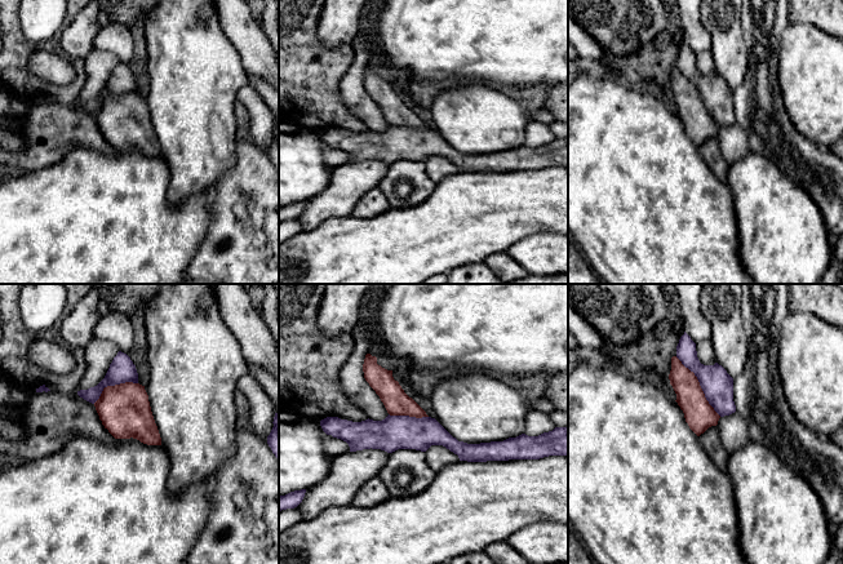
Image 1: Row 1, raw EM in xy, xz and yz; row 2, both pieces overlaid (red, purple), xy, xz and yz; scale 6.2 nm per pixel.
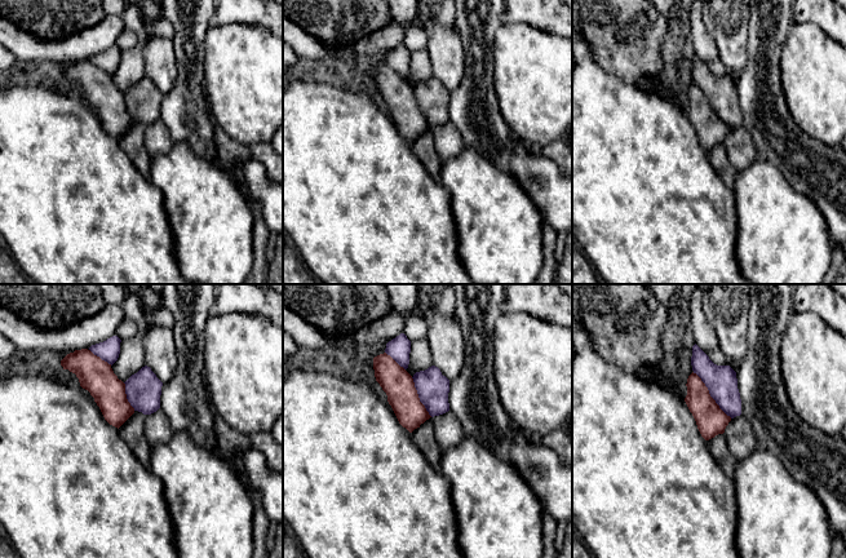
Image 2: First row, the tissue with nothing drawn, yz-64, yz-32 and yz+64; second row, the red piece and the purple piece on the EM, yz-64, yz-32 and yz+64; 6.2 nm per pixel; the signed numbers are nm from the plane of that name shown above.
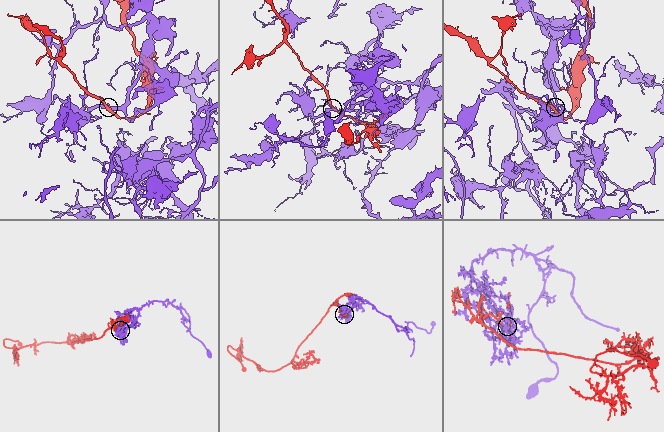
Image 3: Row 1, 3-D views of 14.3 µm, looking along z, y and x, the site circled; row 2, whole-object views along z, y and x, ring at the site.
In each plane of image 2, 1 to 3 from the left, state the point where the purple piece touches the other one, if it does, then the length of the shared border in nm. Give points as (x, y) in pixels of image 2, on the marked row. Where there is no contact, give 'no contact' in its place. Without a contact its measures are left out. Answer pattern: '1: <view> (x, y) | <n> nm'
1: yz-64 (125, 397) | 190 nm
2: yz-32 (417, 397) | 280 nm
3: yz+64 (709, 395) | 380 nm

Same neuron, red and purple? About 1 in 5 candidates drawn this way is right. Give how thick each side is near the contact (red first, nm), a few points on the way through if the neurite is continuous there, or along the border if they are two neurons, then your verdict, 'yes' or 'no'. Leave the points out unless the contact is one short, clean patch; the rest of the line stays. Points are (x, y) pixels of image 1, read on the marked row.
180 nm thick on the red side, 190 nm on the other; no

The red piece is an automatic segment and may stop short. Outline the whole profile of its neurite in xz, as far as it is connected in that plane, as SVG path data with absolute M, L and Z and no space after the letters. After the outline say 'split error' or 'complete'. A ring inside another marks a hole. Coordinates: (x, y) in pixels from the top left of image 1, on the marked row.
M365 355L363 364L364 378L376 391L390 416L409 416L416 418L429 417L426 412L409 398L398 381L392 377L392 370L387 370L377 364L377 358Z | complete

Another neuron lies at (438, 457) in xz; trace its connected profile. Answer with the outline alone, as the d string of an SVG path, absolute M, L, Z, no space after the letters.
M431 445L426 450L426 461L436 472L460 461L458 456L443 445Z

